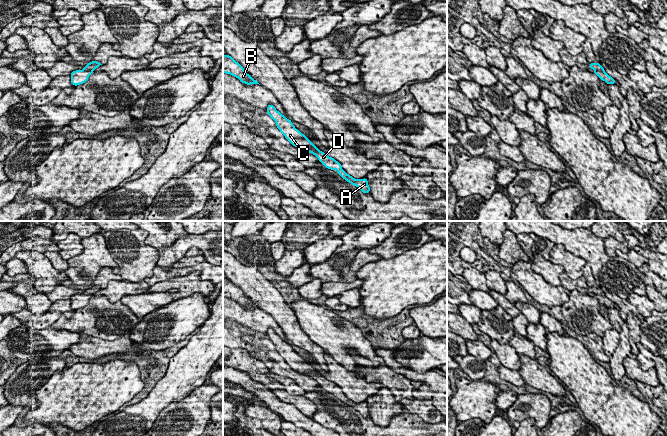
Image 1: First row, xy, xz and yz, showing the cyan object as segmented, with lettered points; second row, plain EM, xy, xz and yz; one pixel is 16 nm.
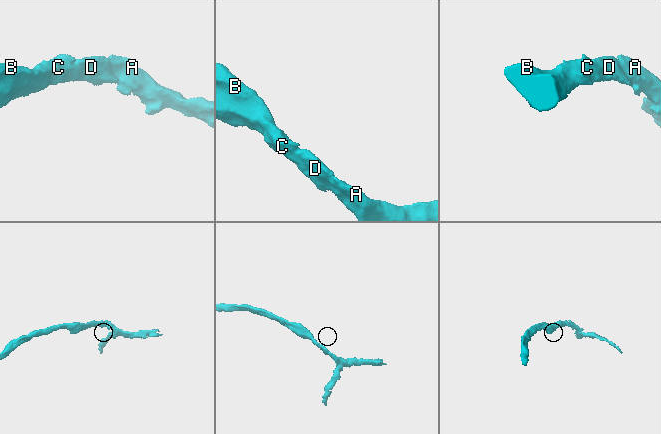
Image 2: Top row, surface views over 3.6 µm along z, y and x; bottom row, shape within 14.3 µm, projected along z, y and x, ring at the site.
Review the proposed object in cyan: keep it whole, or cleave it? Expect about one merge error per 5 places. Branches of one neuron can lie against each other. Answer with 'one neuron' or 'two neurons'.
one neuron

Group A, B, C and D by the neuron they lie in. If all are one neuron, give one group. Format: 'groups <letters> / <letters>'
groups A B C D

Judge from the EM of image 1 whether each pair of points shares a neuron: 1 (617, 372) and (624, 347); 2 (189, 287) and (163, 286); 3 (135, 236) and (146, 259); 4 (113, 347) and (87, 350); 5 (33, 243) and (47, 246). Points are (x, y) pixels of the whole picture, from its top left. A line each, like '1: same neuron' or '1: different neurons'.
1: same neuron
2: same neuron
3: same neuron
4: same neuron
5: same neuron

